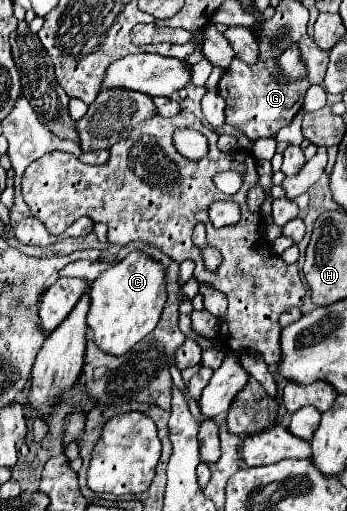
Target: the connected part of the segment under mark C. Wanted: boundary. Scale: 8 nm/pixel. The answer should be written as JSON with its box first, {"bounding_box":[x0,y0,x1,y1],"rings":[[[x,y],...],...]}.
{"bounding_box":[87,250,167,356],"rings":[[[135,250],[125,260],[105,270],[91,284],[91,306],[87,314],[87,326],[93,330],[93,342],[99,350],[111,356],[121,356],[157,326],[159,316],[163,312],[163,304],[167,300],[163,278],[163,266]]]}

